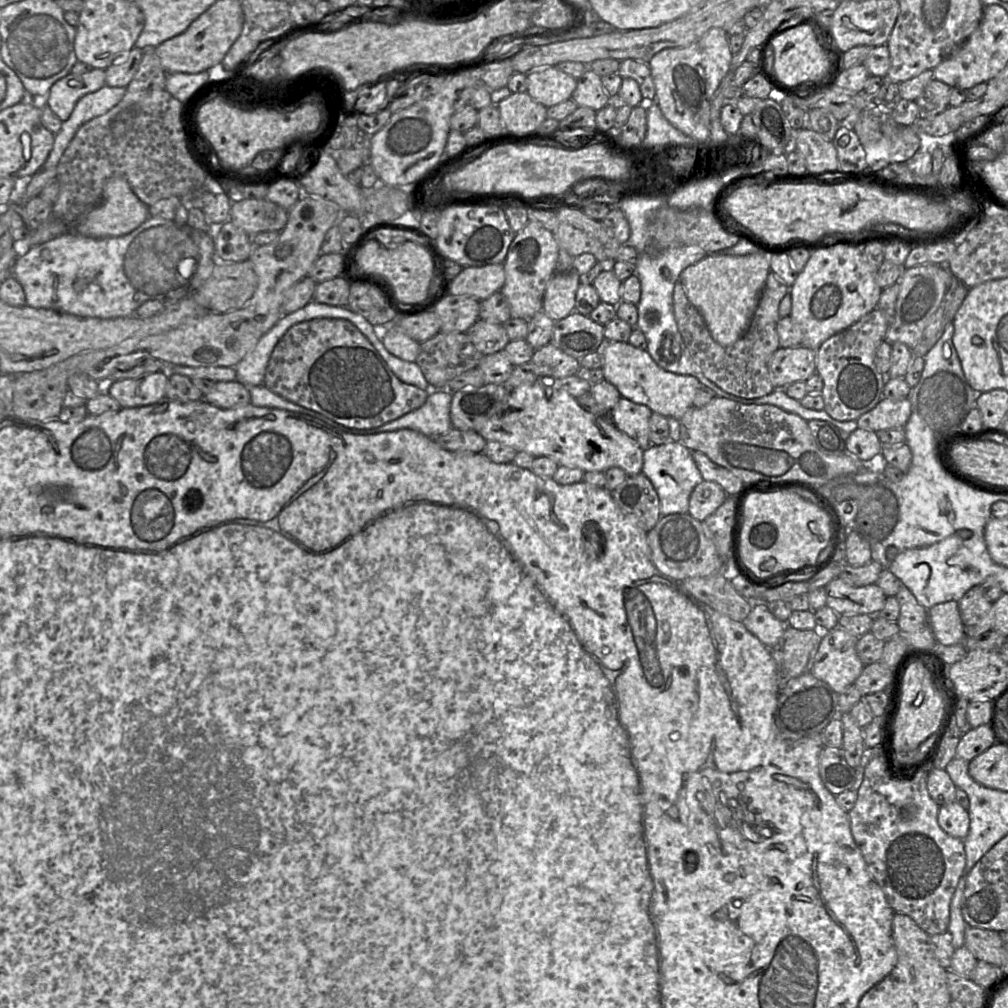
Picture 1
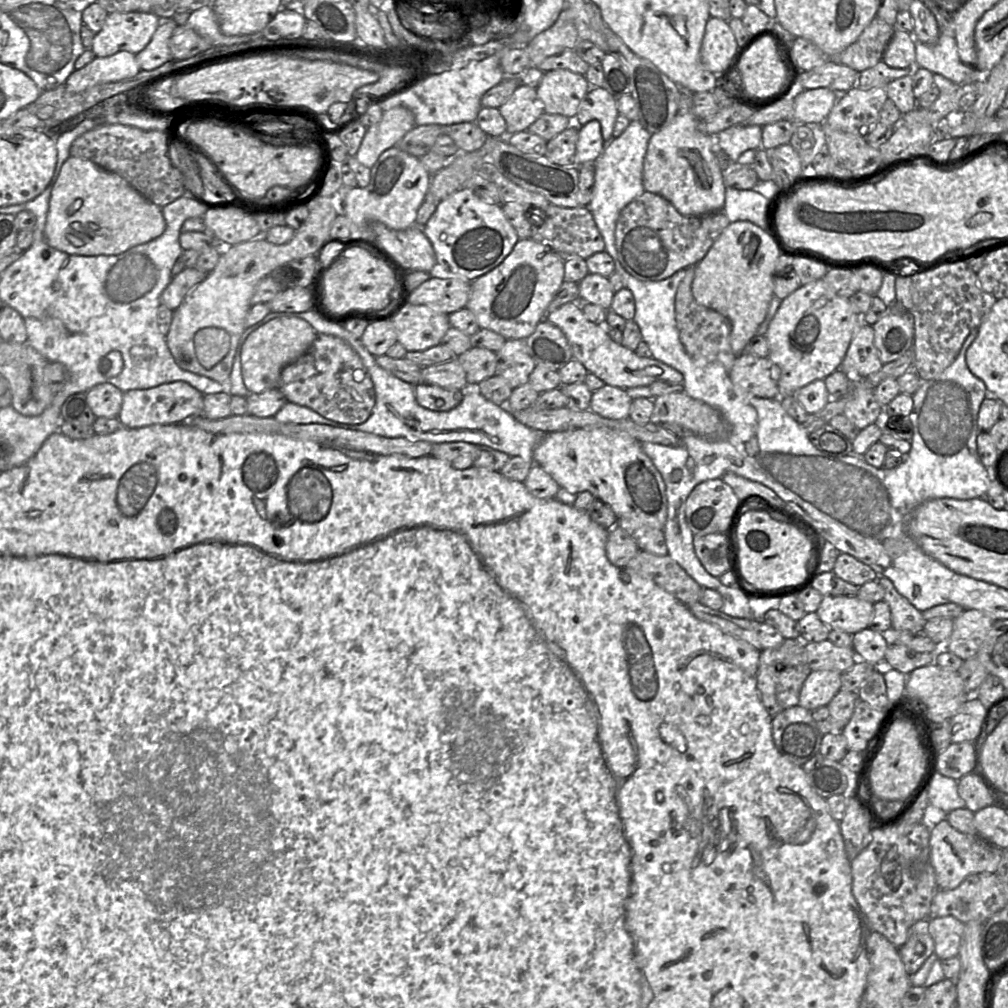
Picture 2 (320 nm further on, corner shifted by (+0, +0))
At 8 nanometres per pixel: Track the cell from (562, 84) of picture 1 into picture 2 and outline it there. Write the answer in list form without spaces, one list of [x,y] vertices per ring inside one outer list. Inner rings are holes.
[[[556,69],[544,72],[536,91],[544,104],[545,113],[563,115],[574,122],[590,87],[585,75],[567,69]]]

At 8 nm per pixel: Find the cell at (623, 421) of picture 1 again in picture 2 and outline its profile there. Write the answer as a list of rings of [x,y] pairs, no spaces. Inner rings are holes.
[[[605,384],[593,391],[590,410],[609,419],[624,419],[629,417],[632,398],[626,390]]]

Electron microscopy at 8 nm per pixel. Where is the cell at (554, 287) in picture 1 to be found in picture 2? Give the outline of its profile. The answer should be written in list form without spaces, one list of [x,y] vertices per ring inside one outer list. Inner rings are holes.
[[[579,302],[565,303],[548,313],[545,319],[562,330],[571,347],[573,358],[607,385],[627,389],[649,386],[659,380],[678,384],[684,381],[684,375],[671,366],[653,357],[640,357],[635,351],[613,341],[605,326],[597,325],[585,317]]]

